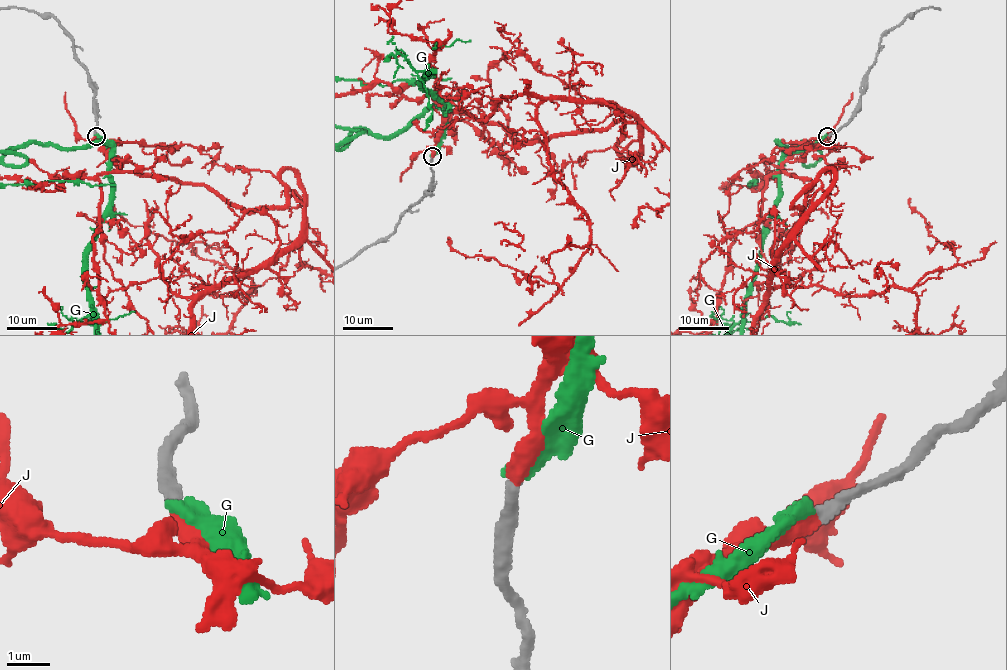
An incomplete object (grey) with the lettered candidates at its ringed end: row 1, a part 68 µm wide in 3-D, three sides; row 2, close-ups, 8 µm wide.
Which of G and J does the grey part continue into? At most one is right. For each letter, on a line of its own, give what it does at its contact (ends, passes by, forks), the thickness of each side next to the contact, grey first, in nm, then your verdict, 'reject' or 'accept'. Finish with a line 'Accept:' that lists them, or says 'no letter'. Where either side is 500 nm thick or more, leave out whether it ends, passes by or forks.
G: it ends; calibres 300 and 420 nm; reject
J: it ends; calibres 320 and 400 nm; accept
Accept: J

